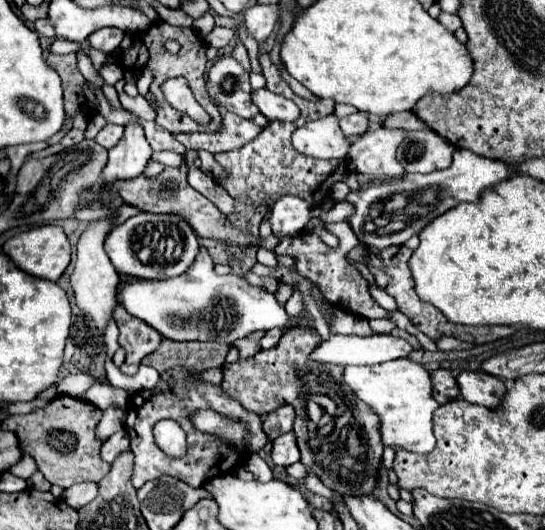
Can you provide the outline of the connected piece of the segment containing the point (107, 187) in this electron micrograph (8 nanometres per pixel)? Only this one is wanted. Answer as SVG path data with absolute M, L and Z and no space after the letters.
M127 123L123 139L113 149L109 149L109 161L97 185L97 197L103 209L115 213L119 207L125 205L119 193L113 191L113 185L119 179L139 177L149 159L151 147L143 135L143 129L137 123Z

